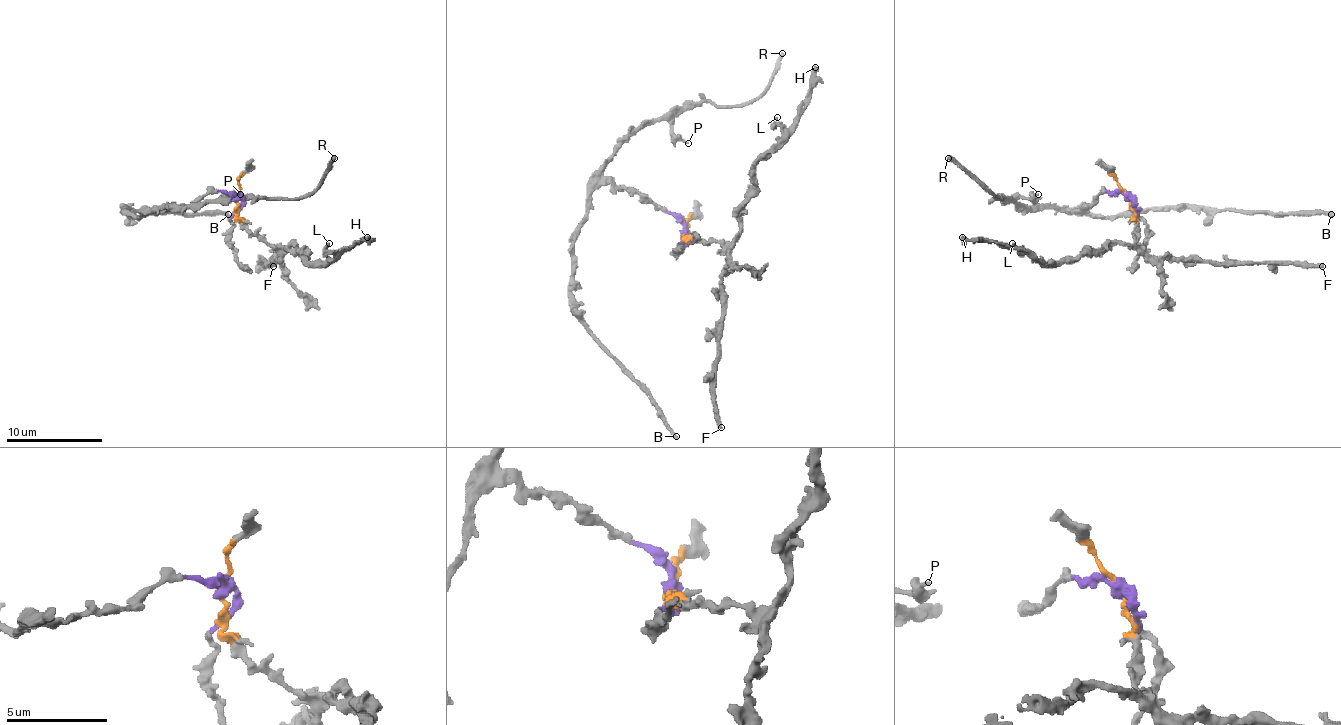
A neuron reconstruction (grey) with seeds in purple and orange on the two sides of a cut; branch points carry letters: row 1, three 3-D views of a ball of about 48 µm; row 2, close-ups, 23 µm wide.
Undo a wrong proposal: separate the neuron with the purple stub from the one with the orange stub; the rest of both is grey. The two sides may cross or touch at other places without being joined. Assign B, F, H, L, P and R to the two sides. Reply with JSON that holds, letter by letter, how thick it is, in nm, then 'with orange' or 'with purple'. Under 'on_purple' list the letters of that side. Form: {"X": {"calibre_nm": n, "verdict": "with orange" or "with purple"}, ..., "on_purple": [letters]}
{"B": {"calibre_nm": 320, "verdict": "with purple"}, "F": {"calibre_nm": 280, "verdict": "with orange"}, "H": {"calibre_nm": 360, "verdict": "with orange"}, "L": {"calibre_nm": 140, "verdict": "with orange"}, "P": {"calibre_nm": 150, "verdict": "with purple"}, "R": {"calibre_nm": 300, "verdict": "with purple"}, "on_purple": ["B", "P", "R"]}

